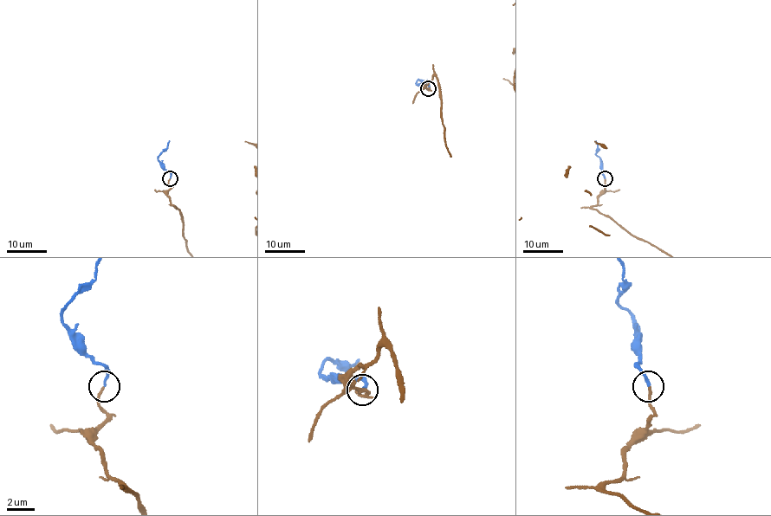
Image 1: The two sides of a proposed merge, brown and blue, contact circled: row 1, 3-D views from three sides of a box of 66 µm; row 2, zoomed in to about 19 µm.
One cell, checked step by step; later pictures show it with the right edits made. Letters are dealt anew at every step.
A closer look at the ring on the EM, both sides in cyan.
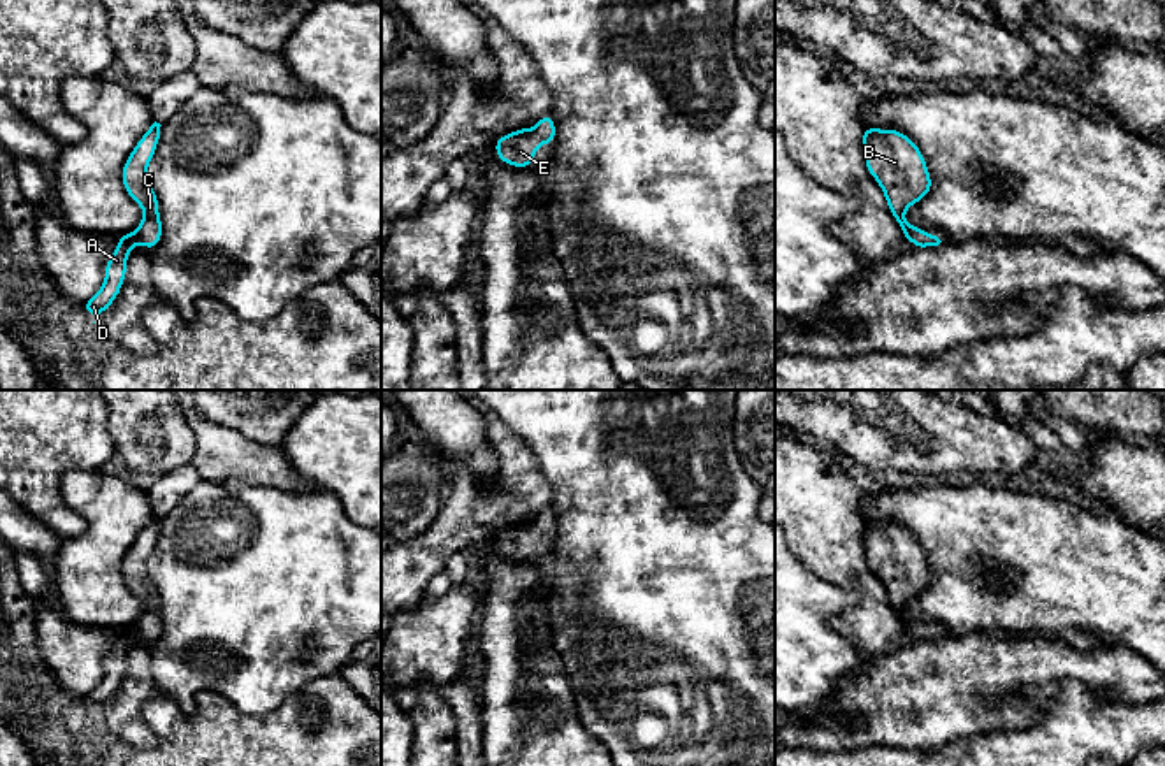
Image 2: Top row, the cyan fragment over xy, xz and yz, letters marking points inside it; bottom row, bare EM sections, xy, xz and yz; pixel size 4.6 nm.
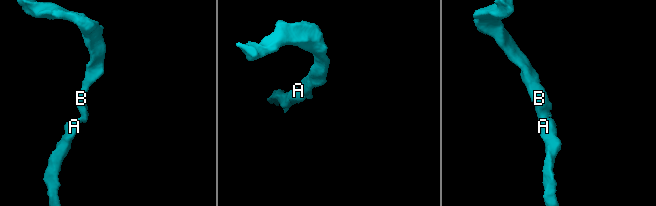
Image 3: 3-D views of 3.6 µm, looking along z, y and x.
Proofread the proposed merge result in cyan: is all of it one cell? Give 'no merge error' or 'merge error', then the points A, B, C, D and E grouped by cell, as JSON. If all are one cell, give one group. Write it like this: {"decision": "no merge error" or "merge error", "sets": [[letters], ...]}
{"decision": "no merge error", "sets": [["A", "B", "C", "D", "E"]]}

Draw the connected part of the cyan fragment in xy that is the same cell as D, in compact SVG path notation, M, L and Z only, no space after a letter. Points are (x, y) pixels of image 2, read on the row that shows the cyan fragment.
M156 121L149 126L123 165L121 181L130 199L144 209L144 218L134 232L118 237L118 246L105 264L102 288L84 302L84 311L90 316L100 316L116 300L127 276L127 257L134 244L141 241L151 251L162 241L158 197L148 181L148 165L158 146L160 126Z

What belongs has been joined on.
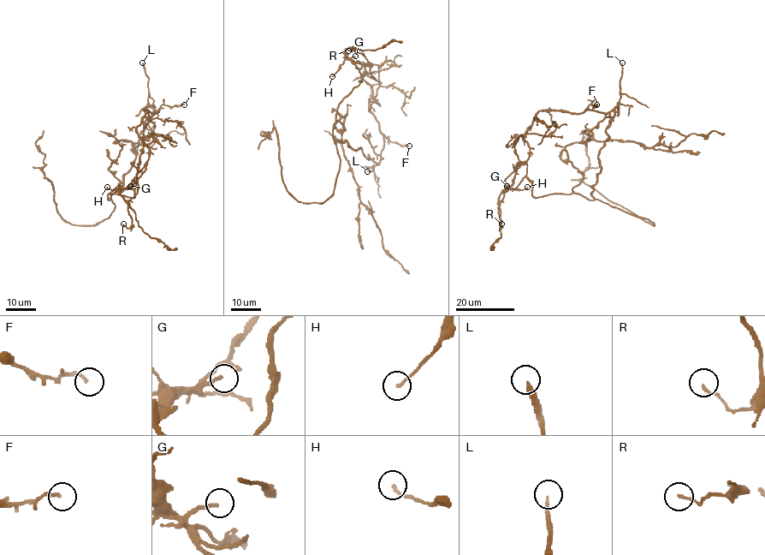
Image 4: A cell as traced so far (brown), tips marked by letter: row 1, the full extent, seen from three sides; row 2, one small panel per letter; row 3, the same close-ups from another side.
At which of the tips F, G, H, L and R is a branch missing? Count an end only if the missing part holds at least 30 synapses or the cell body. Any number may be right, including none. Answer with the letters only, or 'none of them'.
L

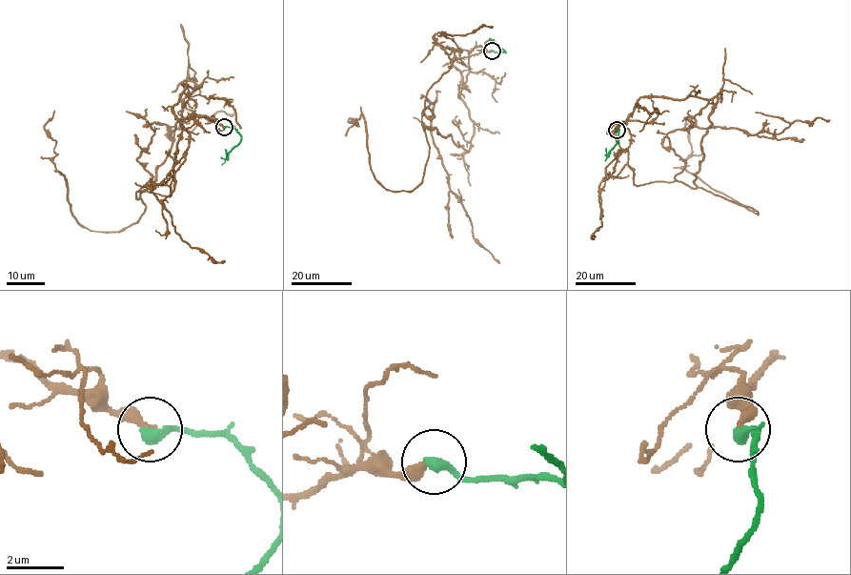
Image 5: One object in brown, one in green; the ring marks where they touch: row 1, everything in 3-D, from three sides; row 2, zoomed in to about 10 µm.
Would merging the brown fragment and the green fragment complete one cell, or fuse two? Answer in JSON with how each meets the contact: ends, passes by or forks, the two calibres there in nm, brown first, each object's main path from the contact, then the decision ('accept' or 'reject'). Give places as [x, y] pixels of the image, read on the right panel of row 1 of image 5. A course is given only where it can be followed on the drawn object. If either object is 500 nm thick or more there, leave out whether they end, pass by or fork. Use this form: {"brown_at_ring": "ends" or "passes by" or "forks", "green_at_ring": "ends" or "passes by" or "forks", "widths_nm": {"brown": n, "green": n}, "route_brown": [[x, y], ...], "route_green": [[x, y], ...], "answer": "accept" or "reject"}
{"brown_at_ring": "ends", "green_at_ring": "ends", "widths_nm": {"brown": 320, "green": 400}, "route_brown": [[617, 130], [622, 122], [616, 139], [637, 185], [679, 181], [757, 214], [681, 167], [692, 153], [684, 117]], "route_green": [[617, 130], [618, 141], [605, 160]], "answer": "accept"}

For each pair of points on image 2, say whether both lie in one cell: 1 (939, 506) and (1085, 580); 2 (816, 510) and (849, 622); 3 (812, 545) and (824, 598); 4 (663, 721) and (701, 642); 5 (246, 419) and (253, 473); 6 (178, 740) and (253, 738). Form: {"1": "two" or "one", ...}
{"1": "one", "2": "one", "3": "two", "4": "one", "5": "two", "6": "one"}

